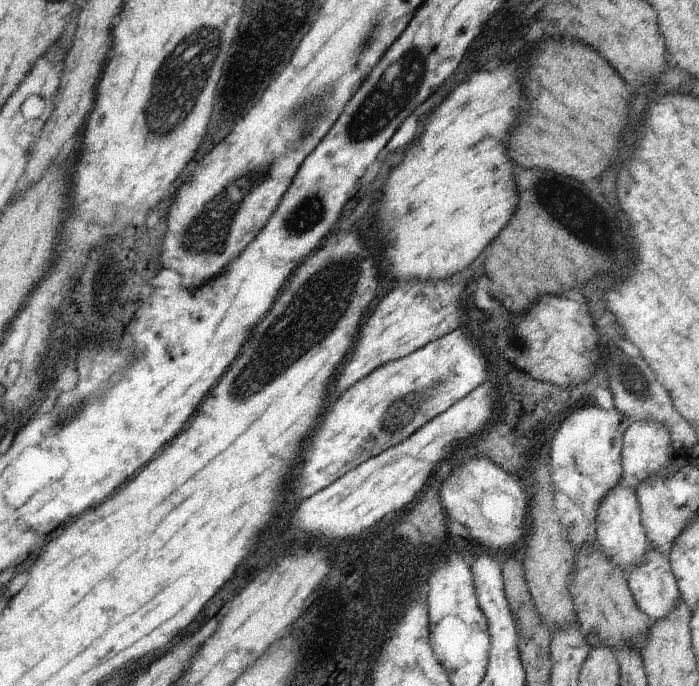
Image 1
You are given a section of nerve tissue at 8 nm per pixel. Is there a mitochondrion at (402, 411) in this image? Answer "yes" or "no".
yes

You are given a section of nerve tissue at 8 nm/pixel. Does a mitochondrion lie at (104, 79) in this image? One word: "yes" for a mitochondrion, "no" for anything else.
no

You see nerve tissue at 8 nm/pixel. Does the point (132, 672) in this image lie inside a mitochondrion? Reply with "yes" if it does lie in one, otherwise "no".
no

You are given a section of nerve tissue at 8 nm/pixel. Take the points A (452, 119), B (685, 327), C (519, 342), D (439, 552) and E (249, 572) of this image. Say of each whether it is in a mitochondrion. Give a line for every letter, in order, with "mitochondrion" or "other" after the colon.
A: other
B: other
C: mitochondrion
D: other
E: other

